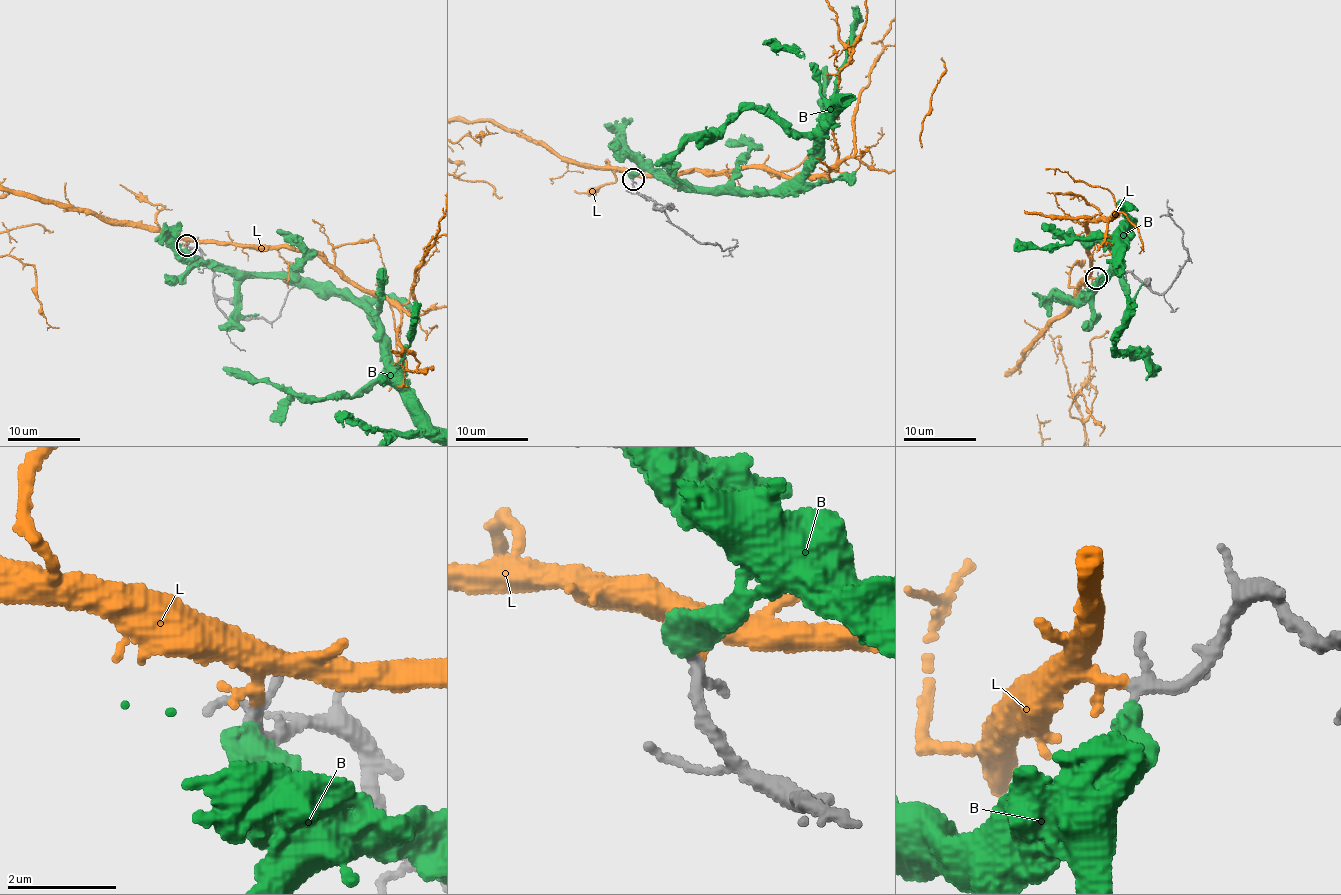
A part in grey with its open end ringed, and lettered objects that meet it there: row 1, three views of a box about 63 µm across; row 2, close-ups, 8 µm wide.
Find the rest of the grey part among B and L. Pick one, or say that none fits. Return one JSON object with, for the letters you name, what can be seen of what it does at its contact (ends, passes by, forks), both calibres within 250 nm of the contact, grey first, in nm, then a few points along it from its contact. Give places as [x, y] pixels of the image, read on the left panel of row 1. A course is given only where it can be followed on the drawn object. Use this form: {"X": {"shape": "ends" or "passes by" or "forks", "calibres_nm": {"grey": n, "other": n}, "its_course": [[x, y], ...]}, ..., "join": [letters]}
{"L": {"shape": "ends", "calibres_nm": {"grey": 260, "other": 280}}, "join": ["L"]}

